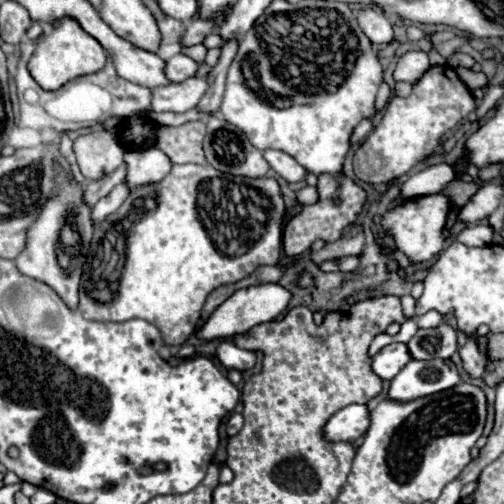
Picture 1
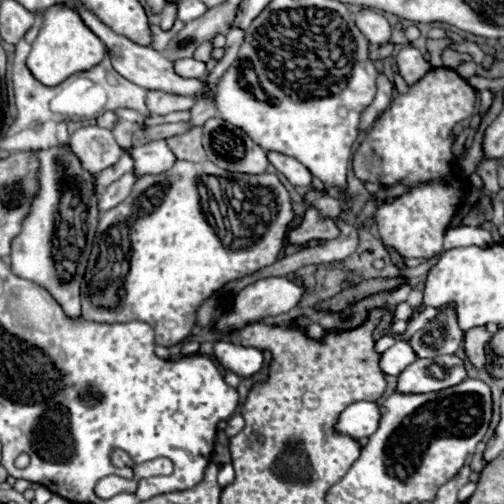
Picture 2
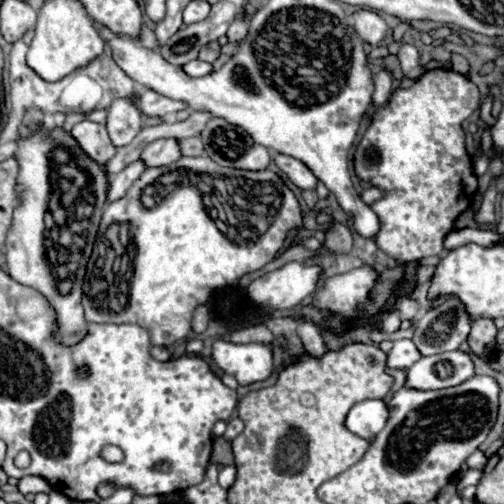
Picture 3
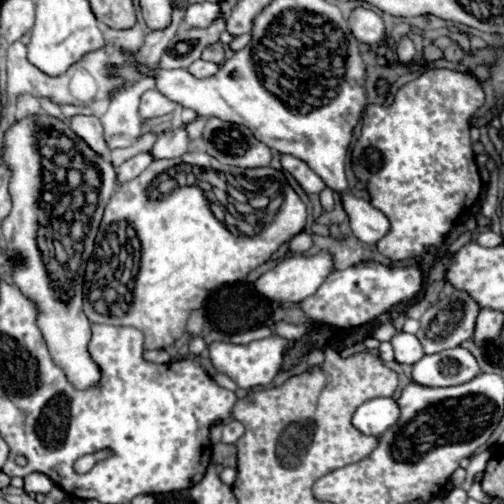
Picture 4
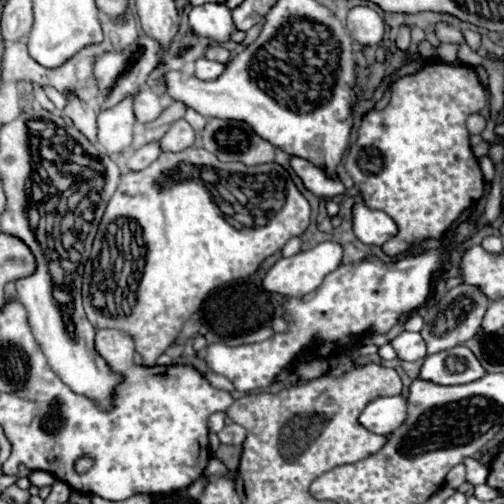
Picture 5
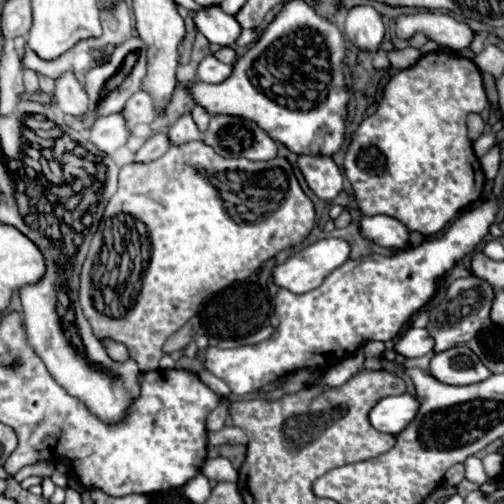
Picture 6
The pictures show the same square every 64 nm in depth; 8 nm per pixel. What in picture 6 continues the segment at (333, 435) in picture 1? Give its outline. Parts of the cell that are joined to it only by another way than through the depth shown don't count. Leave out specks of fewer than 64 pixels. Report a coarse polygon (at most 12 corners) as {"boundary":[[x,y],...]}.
{"boundary":[[410,394],[382,398],[368,414],[372,428],[396,436],[416,414]]}

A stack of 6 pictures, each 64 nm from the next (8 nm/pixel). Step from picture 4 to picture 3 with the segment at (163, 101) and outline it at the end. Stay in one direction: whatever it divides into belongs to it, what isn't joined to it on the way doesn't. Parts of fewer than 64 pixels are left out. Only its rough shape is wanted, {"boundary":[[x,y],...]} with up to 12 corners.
{"boundary":[[154,90],[140,96],[140,108],[150,116],[186,110],[188,104]]}

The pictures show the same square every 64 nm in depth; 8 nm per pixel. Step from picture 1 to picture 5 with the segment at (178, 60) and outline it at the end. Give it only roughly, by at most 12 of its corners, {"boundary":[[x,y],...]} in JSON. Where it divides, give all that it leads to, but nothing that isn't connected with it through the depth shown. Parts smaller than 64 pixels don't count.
{"boundary":[[196,60],[196,78],[214,80],[224,64]]}

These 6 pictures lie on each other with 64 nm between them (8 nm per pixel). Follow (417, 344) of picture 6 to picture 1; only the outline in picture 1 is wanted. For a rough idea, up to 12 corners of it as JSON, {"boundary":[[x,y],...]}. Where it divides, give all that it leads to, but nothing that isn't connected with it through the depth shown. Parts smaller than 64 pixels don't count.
{"boundary":[[388,344],[372,358],[372,372],[392,380],[410,360],[406,344]]}

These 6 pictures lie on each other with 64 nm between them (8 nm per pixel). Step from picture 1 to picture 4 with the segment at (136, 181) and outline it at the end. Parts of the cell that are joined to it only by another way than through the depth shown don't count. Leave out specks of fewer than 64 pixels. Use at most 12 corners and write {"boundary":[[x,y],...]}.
{"boundary":[[182,126],[162,134],[150,154],[170,160],[188,152]]}

